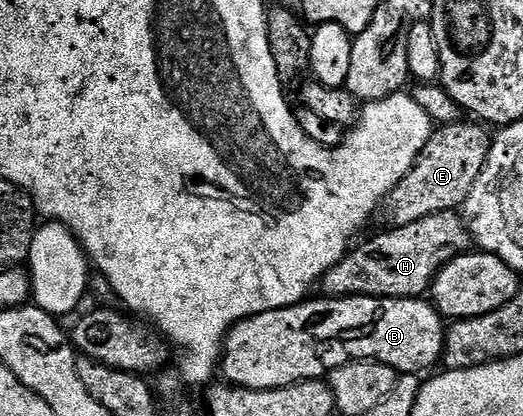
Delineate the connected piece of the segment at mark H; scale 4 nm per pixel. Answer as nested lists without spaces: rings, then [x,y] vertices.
[[[454,211],[428,215],[424,219],[416,219],[416,223],[387,230],[387,233],[382,233],[363,245],[355,244],[343,261],[336,263],[336,267],[323,275],[321,292],[328,297],[421,298],[448,262],[472,249],[470,230],[467,229],[465,220]]]

